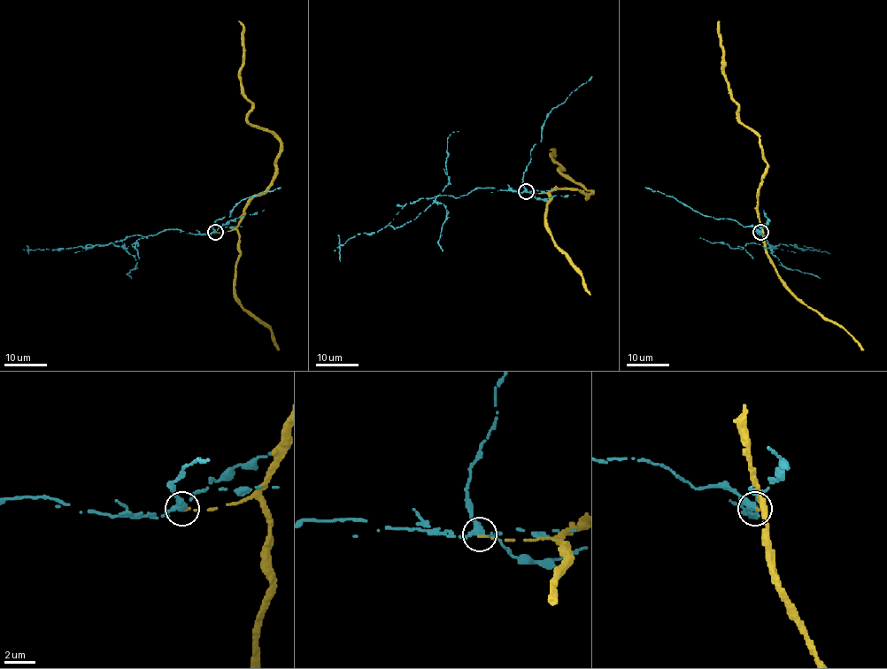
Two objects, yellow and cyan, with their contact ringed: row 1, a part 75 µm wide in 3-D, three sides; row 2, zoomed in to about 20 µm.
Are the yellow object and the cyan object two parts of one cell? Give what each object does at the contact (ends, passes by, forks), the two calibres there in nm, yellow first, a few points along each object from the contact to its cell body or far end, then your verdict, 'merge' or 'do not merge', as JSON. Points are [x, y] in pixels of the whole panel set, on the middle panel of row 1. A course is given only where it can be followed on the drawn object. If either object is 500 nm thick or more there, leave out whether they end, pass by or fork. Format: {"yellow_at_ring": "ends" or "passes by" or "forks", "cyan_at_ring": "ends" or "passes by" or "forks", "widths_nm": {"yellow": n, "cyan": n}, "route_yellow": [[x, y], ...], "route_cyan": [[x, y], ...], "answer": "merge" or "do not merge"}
{"yellow_at_ring": "ends", "cyan_at_ring": "forks", "widths_nm": {"yellow": 140, "cyan": 300}, "route_yellow": [[526, 192], [576, 188], [587, 198], [590, 193], [564, 177], [552, 157], [554, 150], [549, 149]], "route_cyan": [[526, 192], [475, 188], [458, 197], [437, 195], [402, 226], [387, 225], [349, 239], [339, 246], [340, 261]], "answer": "do not merge"}

